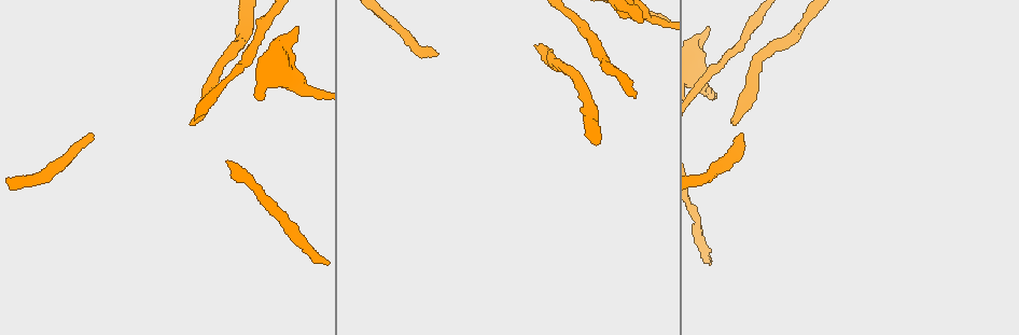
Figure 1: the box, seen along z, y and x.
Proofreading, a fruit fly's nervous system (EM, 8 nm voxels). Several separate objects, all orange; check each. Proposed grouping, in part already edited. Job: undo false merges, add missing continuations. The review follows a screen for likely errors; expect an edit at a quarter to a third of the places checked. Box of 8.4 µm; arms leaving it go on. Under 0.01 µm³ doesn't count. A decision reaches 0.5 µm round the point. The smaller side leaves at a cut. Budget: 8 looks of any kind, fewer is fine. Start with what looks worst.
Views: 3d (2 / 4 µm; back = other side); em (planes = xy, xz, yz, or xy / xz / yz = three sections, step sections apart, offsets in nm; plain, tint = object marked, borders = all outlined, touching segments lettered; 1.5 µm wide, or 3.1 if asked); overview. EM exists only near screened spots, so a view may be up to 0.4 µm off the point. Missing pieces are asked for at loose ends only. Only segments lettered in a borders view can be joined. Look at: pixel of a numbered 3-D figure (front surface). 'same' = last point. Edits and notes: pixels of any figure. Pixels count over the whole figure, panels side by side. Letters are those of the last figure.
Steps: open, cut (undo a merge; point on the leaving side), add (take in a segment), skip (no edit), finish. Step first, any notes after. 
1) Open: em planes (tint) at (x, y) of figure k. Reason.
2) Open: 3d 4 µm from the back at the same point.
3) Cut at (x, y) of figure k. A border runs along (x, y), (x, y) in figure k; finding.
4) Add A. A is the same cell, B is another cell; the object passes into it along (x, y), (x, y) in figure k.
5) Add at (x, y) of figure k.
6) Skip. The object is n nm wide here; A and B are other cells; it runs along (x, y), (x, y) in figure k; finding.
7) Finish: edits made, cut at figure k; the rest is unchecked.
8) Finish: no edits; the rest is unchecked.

Open: em planes (borders) at (192, 123) of figure 1. Branch stops here.

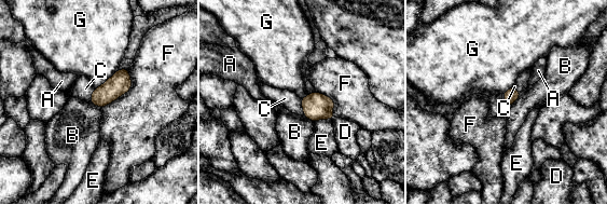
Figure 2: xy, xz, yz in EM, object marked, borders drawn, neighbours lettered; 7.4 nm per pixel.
Add at (285, 98) of figure 2. C is the same cell, A, B, D, E, F and G are other cells; the object passes into it along (316, 106), (302, 106), (285, 98) in figure 2; the neuron continues.

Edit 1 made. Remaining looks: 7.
Open: overview. Redraw.

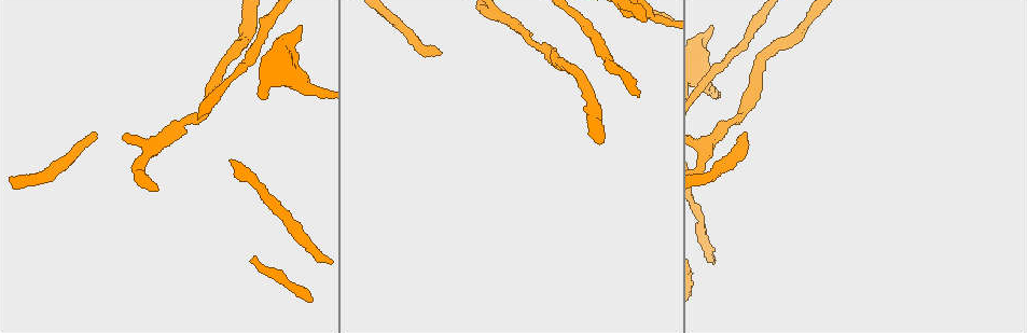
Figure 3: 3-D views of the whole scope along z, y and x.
Open: em planes (borders) at (745, 136) of figure 3. Free end.

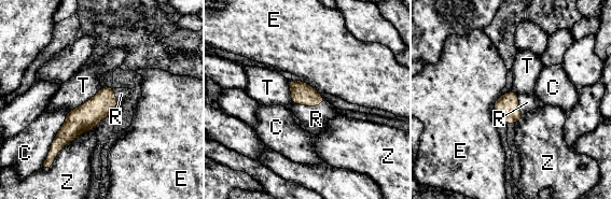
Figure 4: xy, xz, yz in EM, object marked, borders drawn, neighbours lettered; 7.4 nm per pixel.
Add at (316, 118) of figure 4. The object is 160 nm wide here; R is the same cell, C, E, T and Z are other cells; the object passes into it along (301, 93), (309, 105), (316, 118) in figure 4; the neuron continues.

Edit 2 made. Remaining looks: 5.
Open: overview. Redraw.

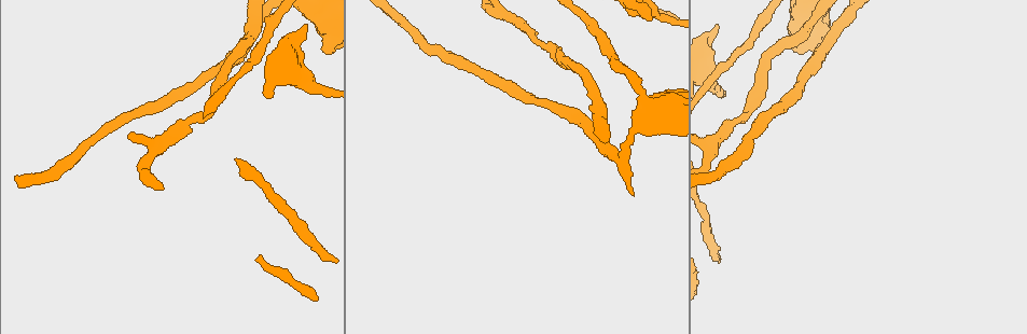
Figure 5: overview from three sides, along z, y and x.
Open: em yz step 8 (borders) at (719, 27) of figure 5. Branch stops here.

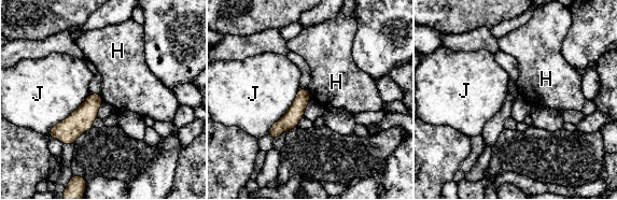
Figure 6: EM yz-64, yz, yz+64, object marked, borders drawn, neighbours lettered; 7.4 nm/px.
Skip. The object is 120 nm wide here; H and J are other cells; a border runs along (306, 88), (311, 98) in figure 6; none of them fits.

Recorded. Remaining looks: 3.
Finish: edits made, add at figure 2, add at figure 4; the rest is unchecked.

